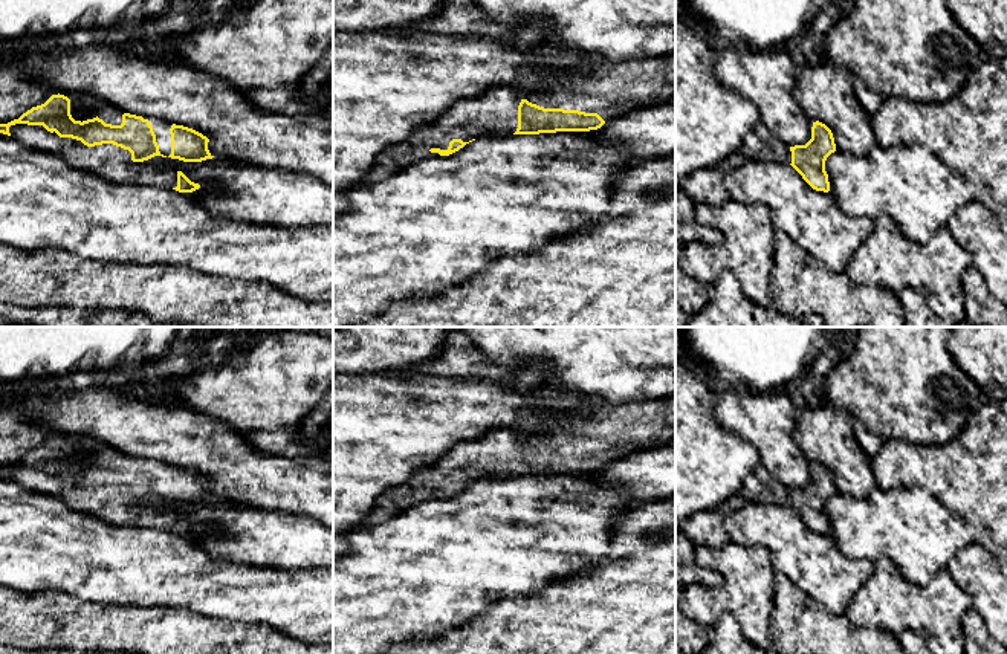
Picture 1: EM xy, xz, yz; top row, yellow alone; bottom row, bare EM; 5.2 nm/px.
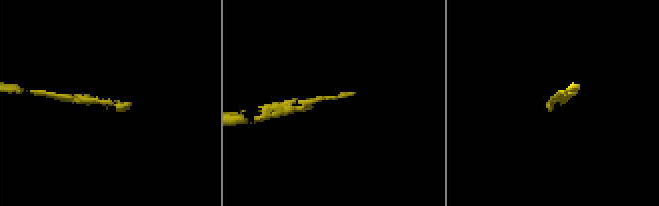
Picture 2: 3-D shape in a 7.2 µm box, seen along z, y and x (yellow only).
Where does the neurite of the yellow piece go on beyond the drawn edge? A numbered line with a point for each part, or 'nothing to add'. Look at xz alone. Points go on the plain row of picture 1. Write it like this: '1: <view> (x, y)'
1: xz (611, 431)

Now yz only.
1: yz (760, 486)

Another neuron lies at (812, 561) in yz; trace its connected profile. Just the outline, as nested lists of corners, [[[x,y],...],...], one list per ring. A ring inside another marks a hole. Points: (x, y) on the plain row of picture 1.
[[[746,501],[738,510],[724,516],[724,529],[729,541],[737,546],[764,547],[775,571],[784,573],[798,588],[833,614],[847,613],[854,593],[876,570],[876,561],[847,558],[830,533],[813,532],[792,507],[781,504]]]

